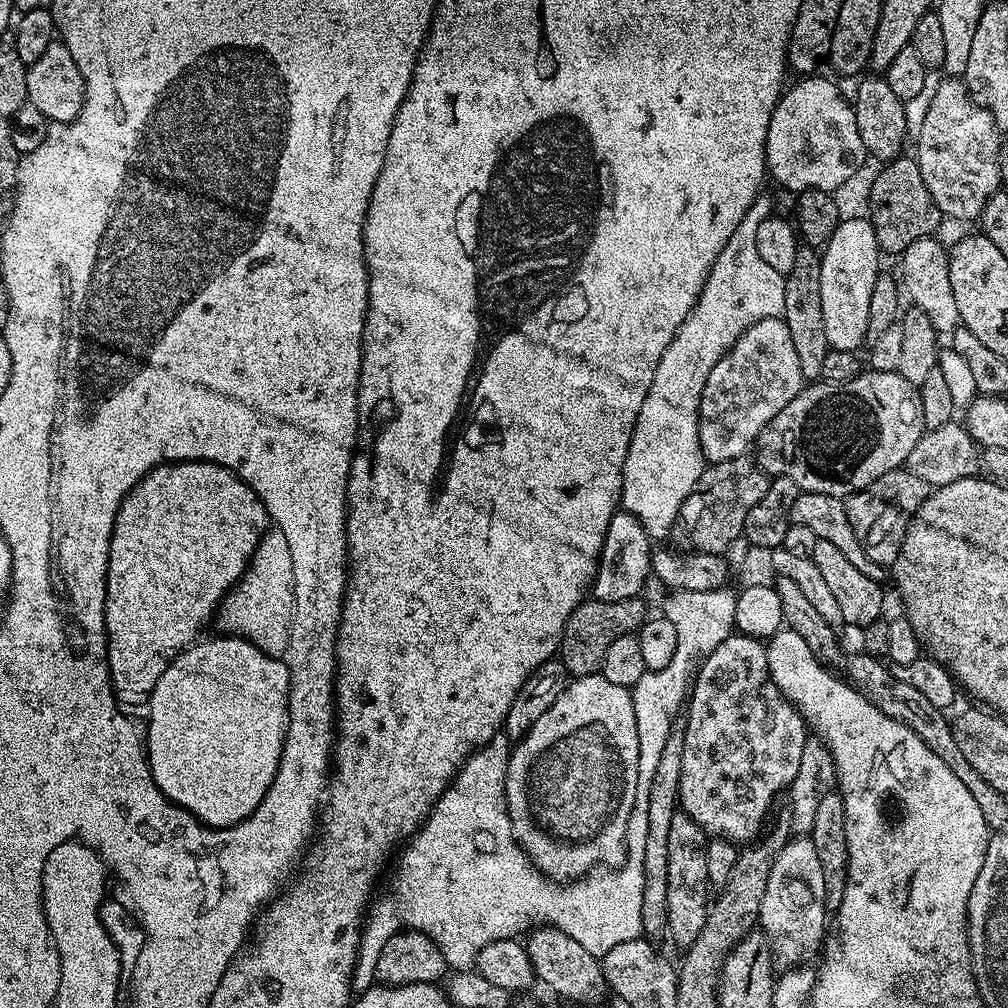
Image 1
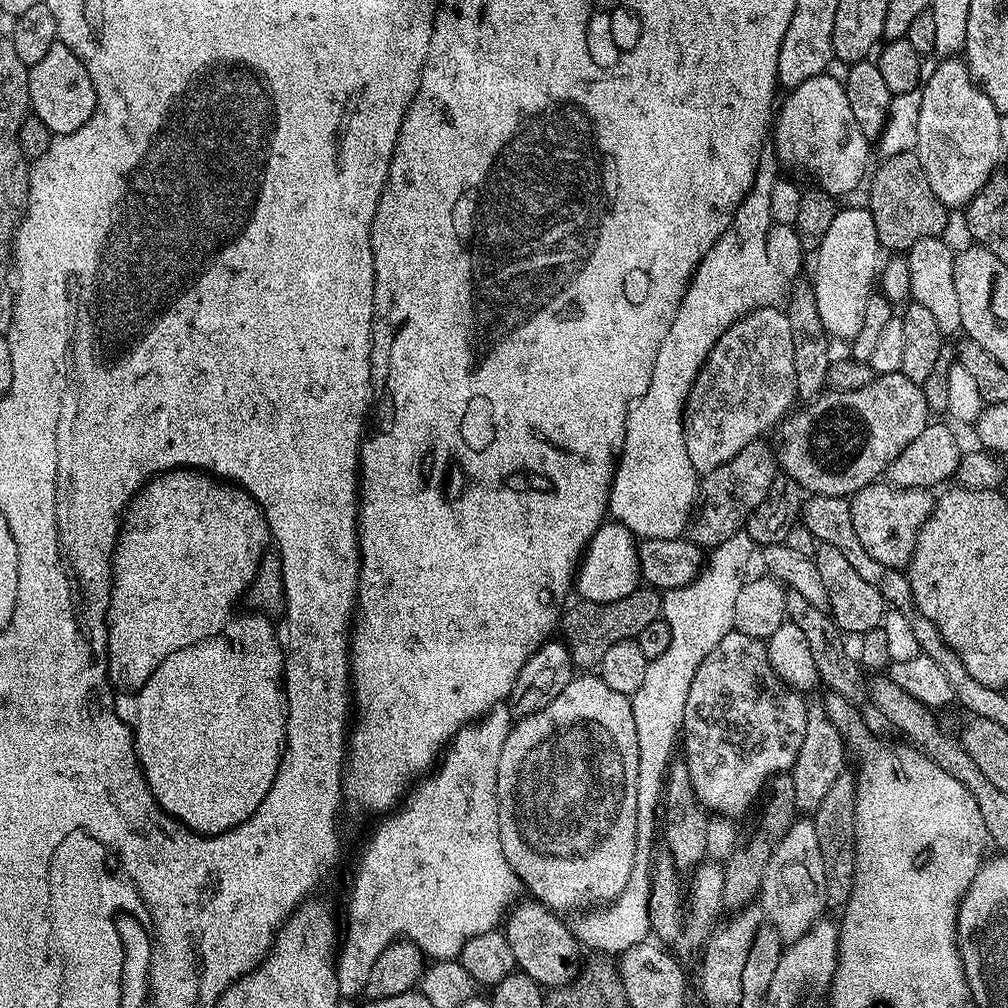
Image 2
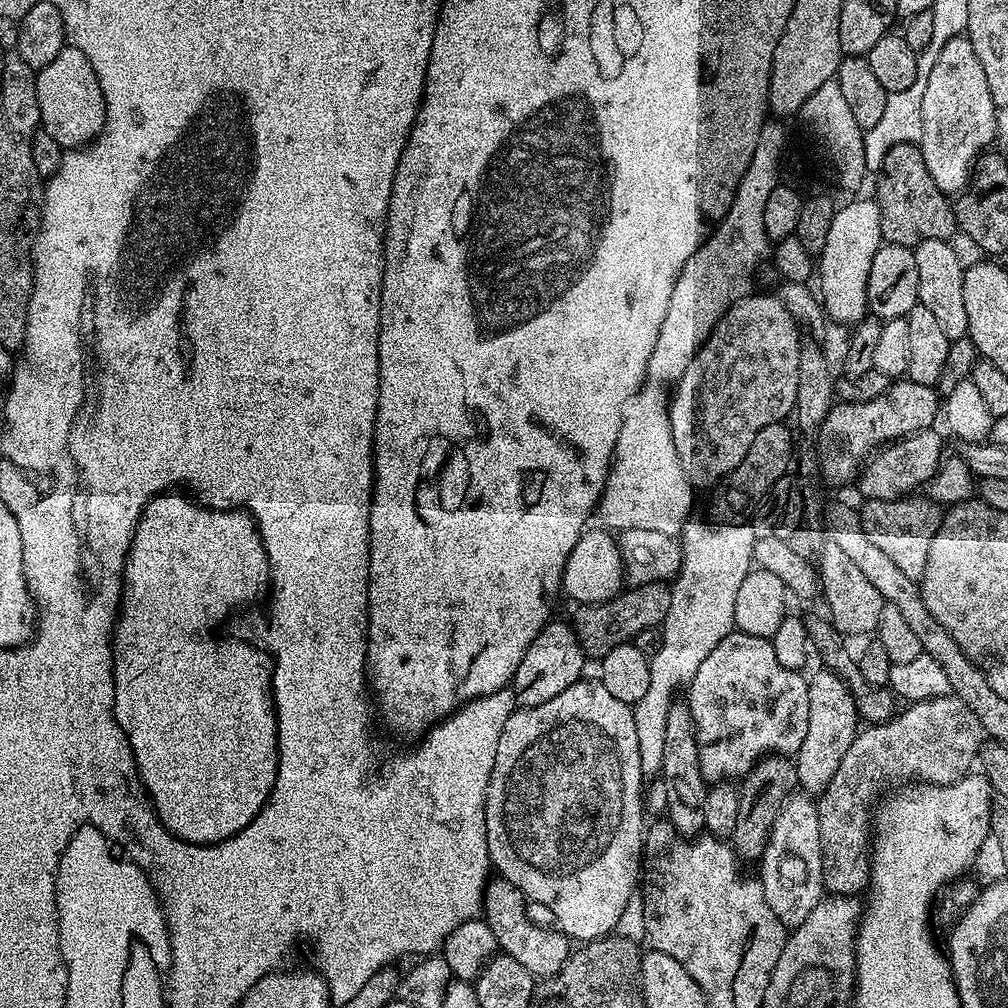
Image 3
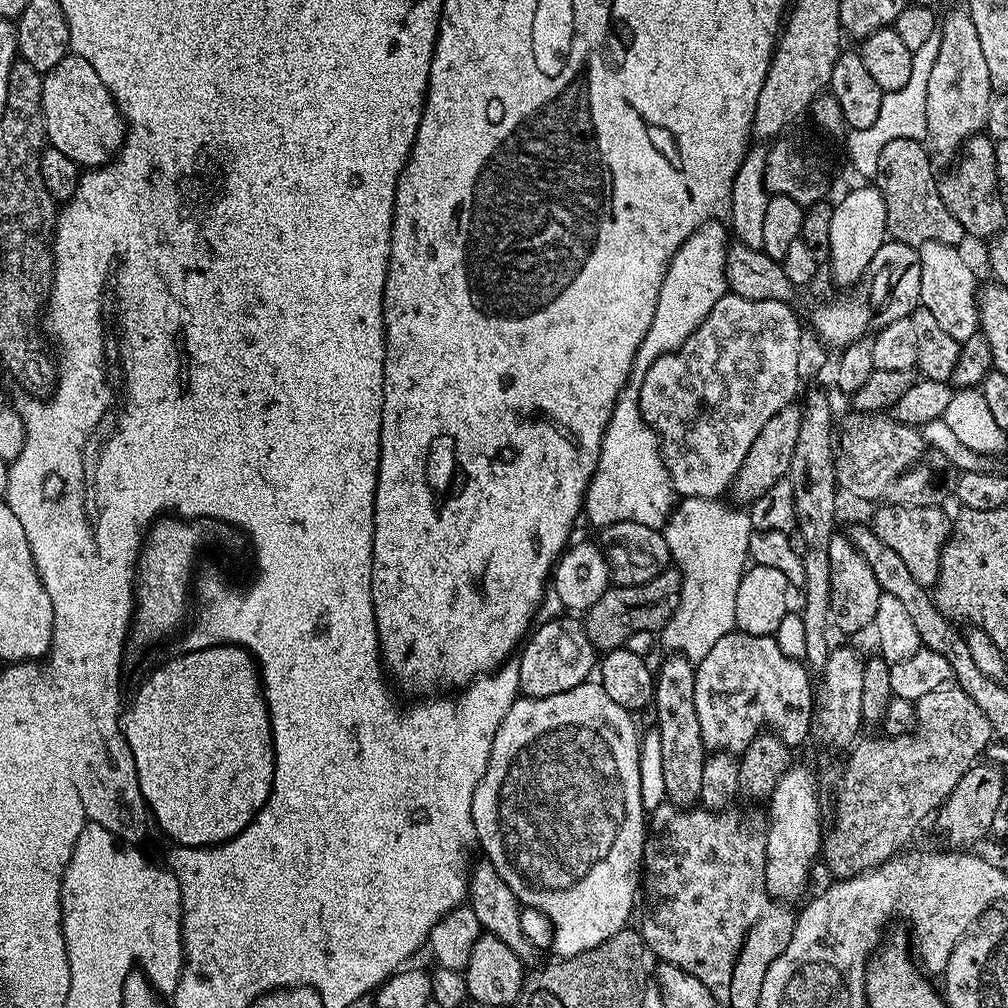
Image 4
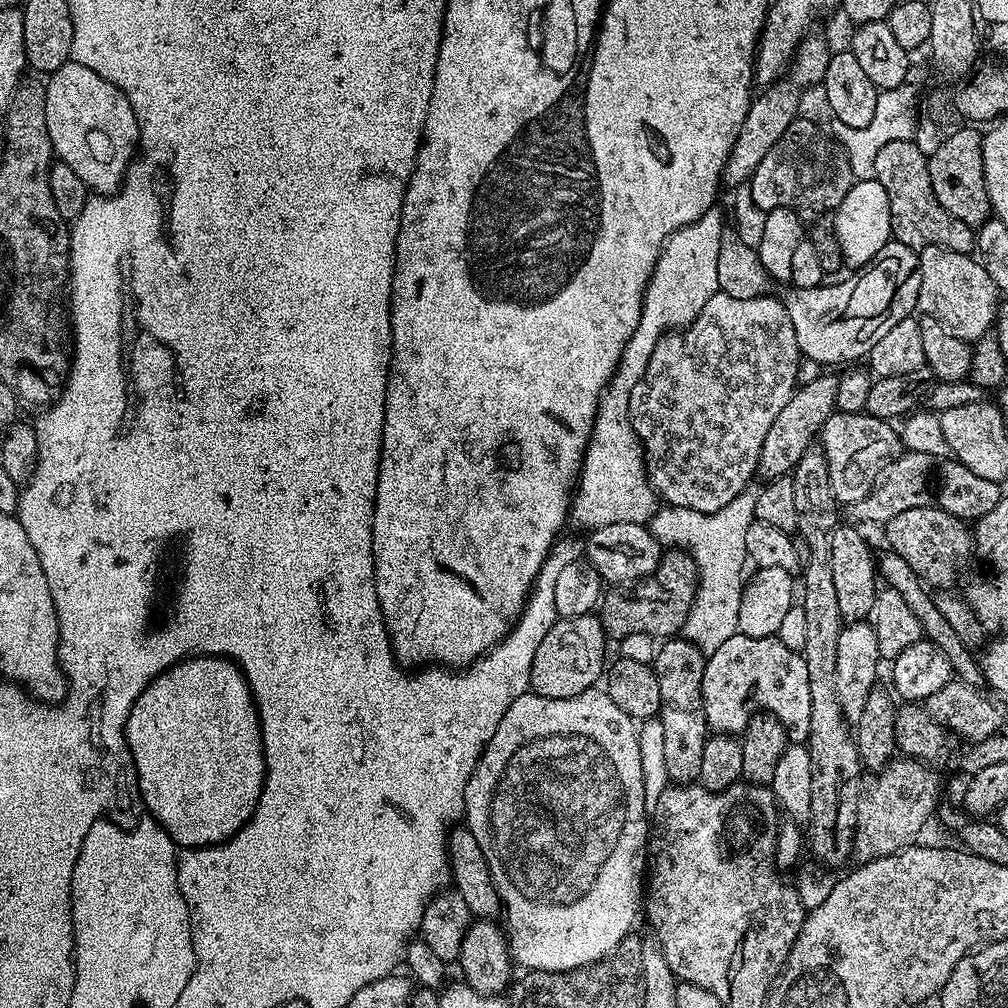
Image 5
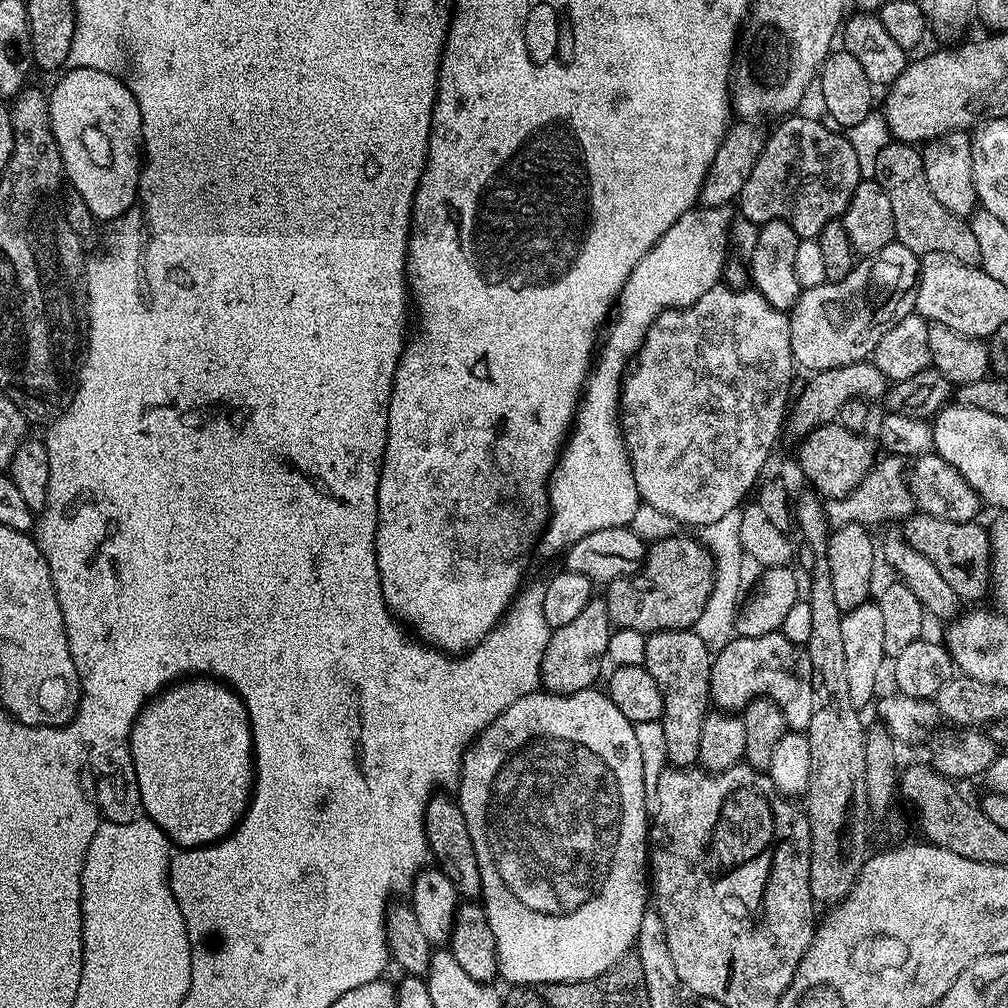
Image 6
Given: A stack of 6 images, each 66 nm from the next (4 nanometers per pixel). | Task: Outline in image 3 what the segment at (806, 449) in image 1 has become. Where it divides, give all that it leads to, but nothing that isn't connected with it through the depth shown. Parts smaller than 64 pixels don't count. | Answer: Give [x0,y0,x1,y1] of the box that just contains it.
[818,378,942,484]

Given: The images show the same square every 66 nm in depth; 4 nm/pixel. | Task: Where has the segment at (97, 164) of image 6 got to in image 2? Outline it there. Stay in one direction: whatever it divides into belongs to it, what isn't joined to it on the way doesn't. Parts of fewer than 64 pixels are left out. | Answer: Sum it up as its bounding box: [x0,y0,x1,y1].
[29,42,96,136]

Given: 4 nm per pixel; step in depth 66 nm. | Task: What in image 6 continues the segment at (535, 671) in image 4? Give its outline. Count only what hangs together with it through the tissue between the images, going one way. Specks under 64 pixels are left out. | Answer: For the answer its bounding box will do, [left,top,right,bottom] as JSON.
[540,598,614,696]

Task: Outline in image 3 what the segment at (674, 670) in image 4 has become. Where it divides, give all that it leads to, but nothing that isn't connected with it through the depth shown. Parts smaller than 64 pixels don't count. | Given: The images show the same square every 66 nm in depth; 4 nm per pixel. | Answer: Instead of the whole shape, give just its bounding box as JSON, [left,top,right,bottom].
[658,702,709,838]

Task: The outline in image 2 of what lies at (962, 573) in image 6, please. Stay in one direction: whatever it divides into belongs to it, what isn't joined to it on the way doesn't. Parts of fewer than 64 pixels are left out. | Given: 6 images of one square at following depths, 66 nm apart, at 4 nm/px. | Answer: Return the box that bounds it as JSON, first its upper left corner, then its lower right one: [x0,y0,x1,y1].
[850,482,933,570]

